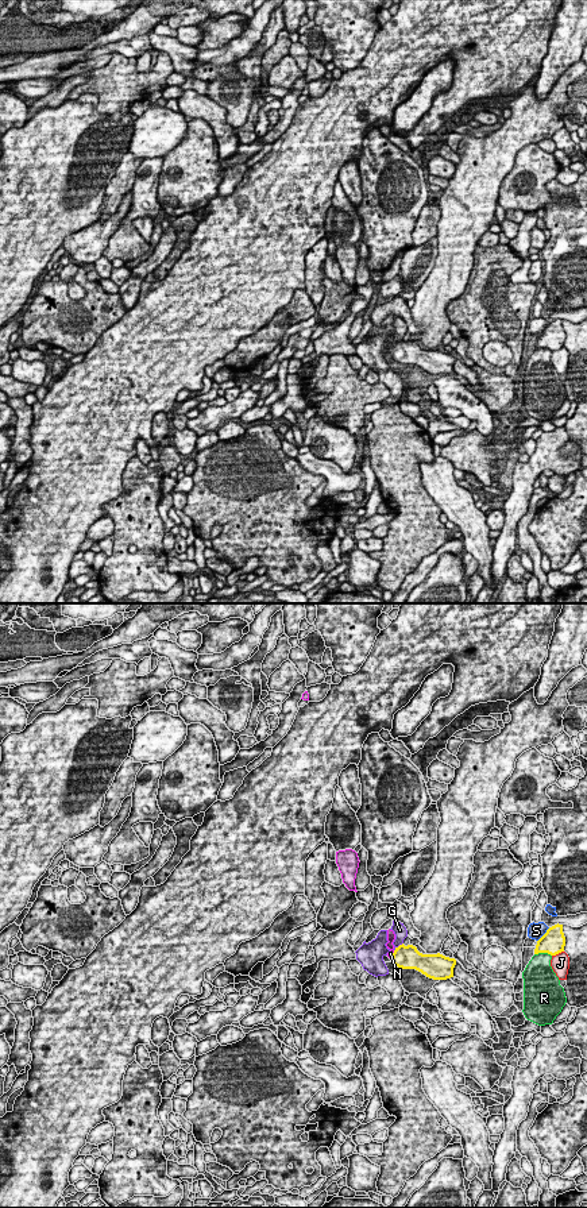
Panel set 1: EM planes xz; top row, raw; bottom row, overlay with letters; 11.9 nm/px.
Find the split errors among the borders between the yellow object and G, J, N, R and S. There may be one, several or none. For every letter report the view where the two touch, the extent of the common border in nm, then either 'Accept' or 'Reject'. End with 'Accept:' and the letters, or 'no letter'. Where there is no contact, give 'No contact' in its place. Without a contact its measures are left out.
G: Touches yellow in xz. Shared border 150 nm. Reject
J: Touches yellow in xz. Shared border 160 nm. Reject
N: Touches yellow in xz. Shared border 120 nm. Accept
R: Touches yellow in xz. Shared border 220 nm. Reject
S: Touches yellow in xz. Shared border 240 nm. Reject
Accept: N

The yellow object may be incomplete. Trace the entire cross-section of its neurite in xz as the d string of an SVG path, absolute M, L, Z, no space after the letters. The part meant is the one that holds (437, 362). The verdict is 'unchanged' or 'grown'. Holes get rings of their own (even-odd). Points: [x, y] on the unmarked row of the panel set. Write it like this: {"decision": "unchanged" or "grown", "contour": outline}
{"decision": "grown", "contour": "M387 325L387 352L391 358L402 364L416 364L433 375L447 375L453 373L453 363L456 360L455 354L437 350L422 350L416 341L403 339L395 343L393 340L395 329L393 325Z"}

